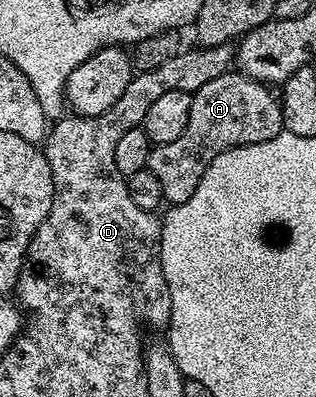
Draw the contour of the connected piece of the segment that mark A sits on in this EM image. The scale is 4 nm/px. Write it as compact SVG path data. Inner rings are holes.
M237 69L200 85L192 93L192 109L188 112L188 125L176 141L151 146L149 171L156 173L160 189L164 189L167 204L183 203L196 193L208 165L220 153L249 143L272 141L283 131L282 104L265 83L257 83Z

